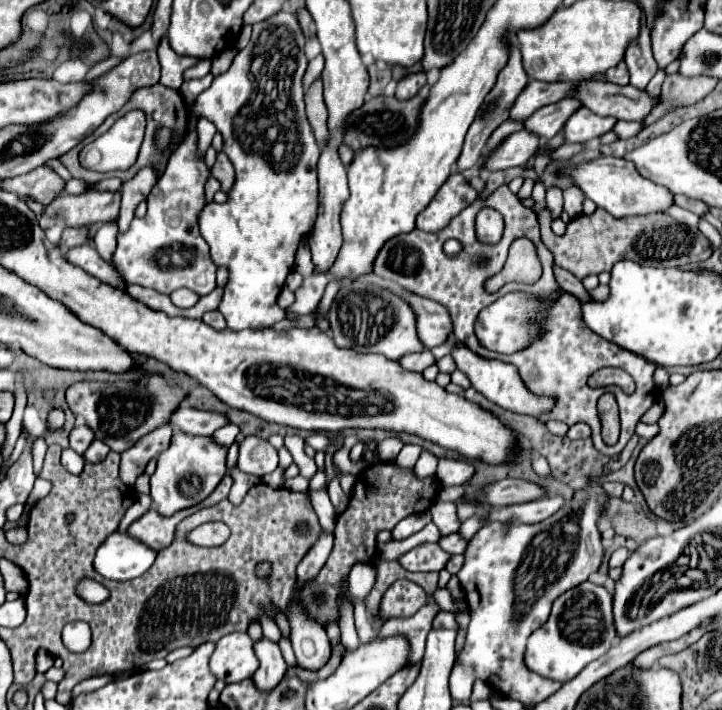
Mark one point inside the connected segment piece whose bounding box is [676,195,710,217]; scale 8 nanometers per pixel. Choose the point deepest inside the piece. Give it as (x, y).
(700, 208)

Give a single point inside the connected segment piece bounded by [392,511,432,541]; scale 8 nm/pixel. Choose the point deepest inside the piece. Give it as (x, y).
(413, 524)

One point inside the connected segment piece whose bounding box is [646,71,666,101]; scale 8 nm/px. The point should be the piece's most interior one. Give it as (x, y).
(653, 89)

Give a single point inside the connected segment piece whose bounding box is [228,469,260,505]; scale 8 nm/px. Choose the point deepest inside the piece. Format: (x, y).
(242, 482)

